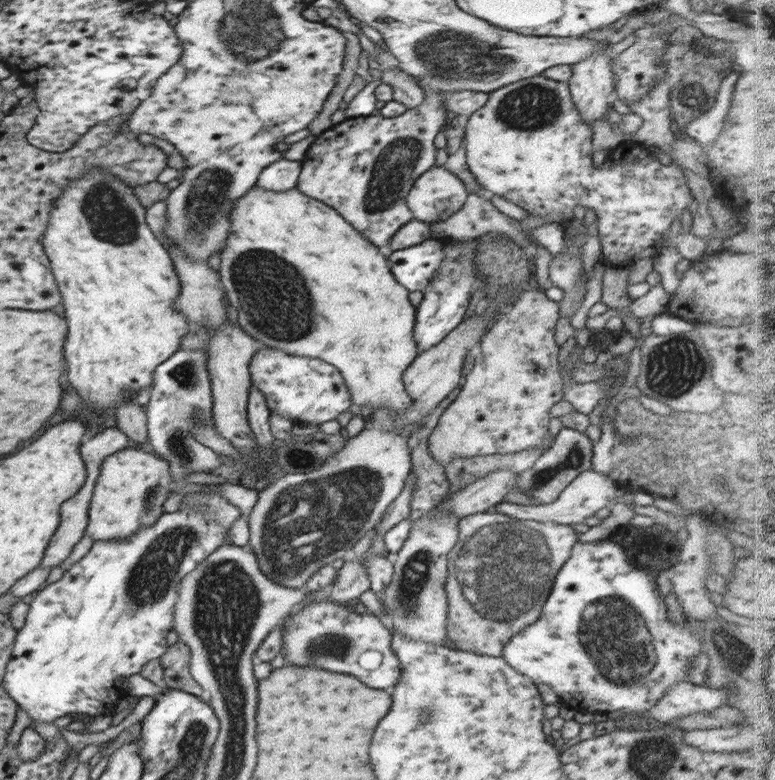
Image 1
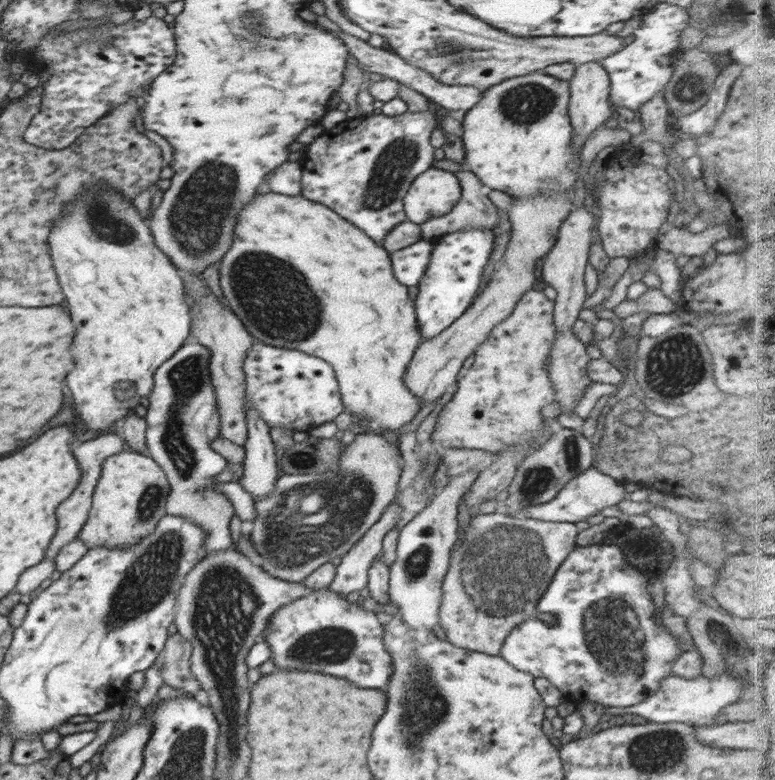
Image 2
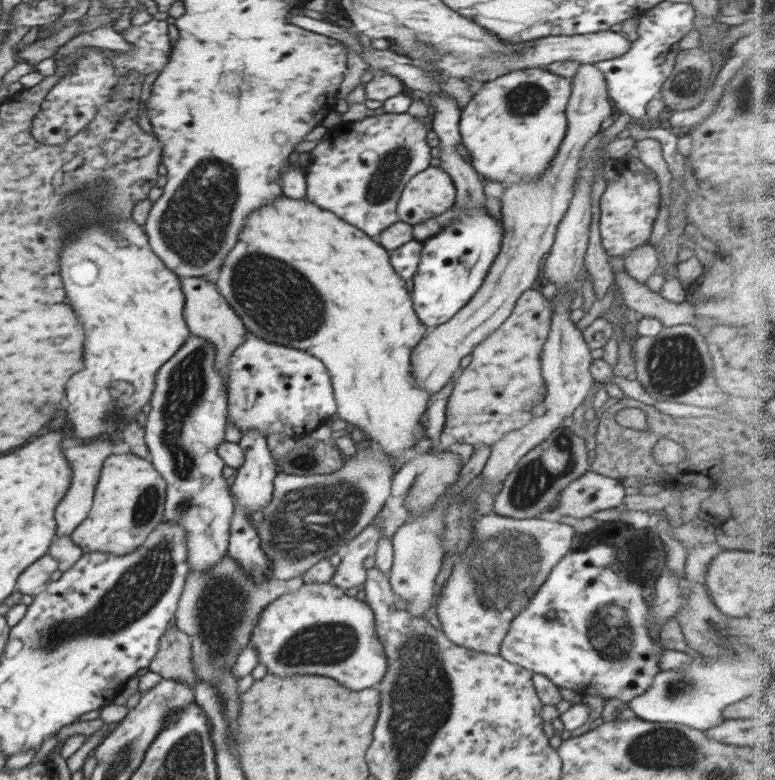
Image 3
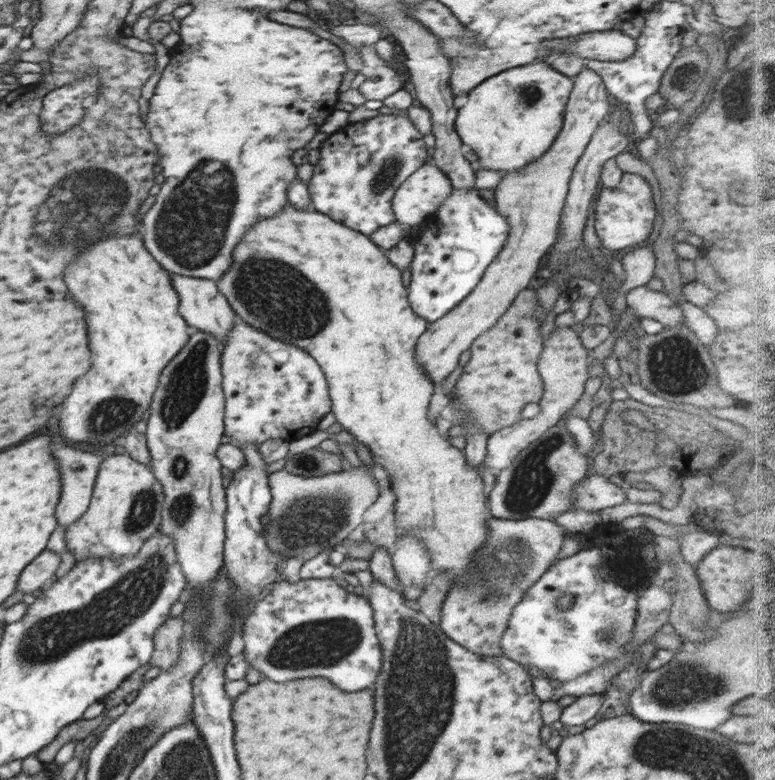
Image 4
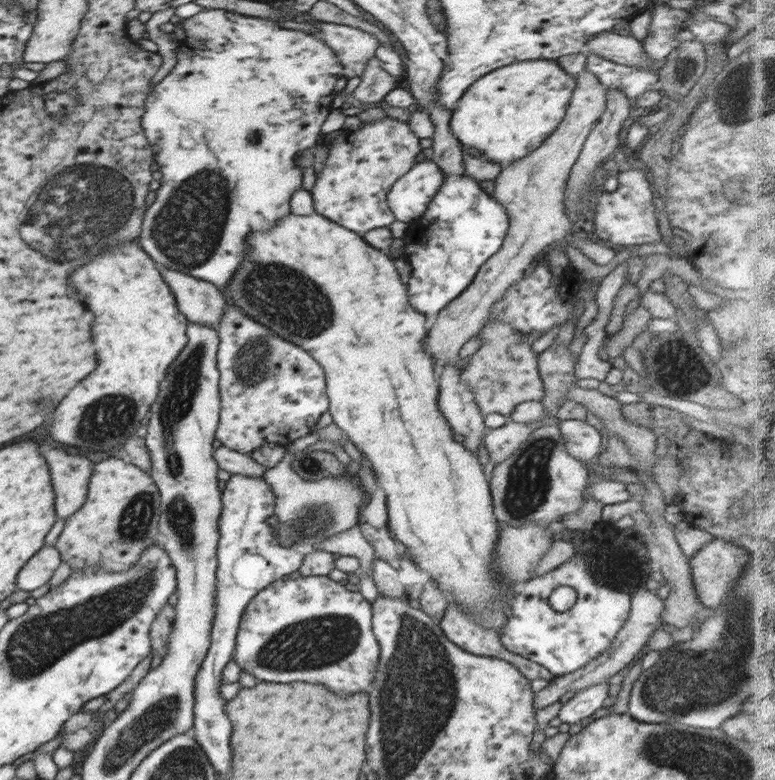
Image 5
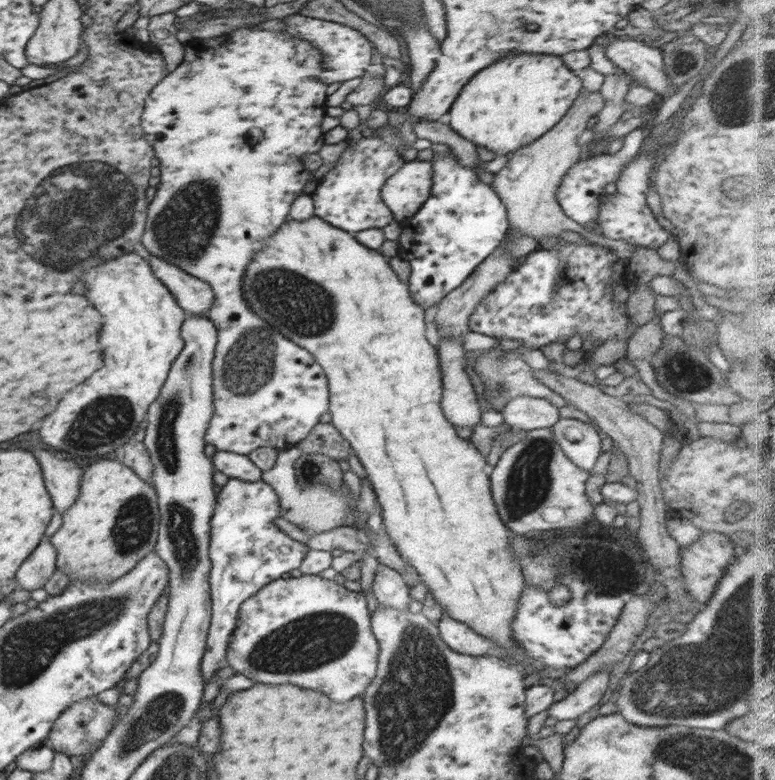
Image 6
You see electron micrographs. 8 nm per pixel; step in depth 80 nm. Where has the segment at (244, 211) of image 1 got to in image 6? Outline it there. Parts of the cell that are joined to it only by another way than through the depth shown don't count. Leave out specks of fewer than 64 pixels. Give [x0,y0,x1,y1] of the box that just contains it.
[242,214,547,677]

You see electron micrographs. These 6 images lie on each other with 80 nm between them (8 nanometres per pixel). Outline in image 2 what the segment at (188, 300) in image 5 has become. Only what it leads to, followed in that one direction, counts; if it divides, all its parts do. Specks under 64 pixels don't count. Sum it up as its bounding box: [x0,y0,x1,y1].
[190,292,257,447]

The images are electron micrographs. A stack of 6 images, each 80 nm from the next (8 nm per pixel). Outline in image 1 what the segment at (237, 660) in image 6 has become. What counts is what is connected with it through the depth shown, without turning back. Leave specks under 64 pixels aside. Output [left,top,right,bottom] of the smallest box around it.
[283,599,400,688]

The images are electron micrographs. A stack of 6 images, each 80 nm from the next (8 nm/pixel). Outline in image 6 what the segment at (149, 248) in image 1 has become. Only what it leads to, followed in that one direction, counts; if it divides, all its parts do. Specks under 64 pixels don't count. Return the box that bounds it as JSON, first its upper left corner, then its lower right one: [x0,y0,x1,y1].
[40,252,188,458]

